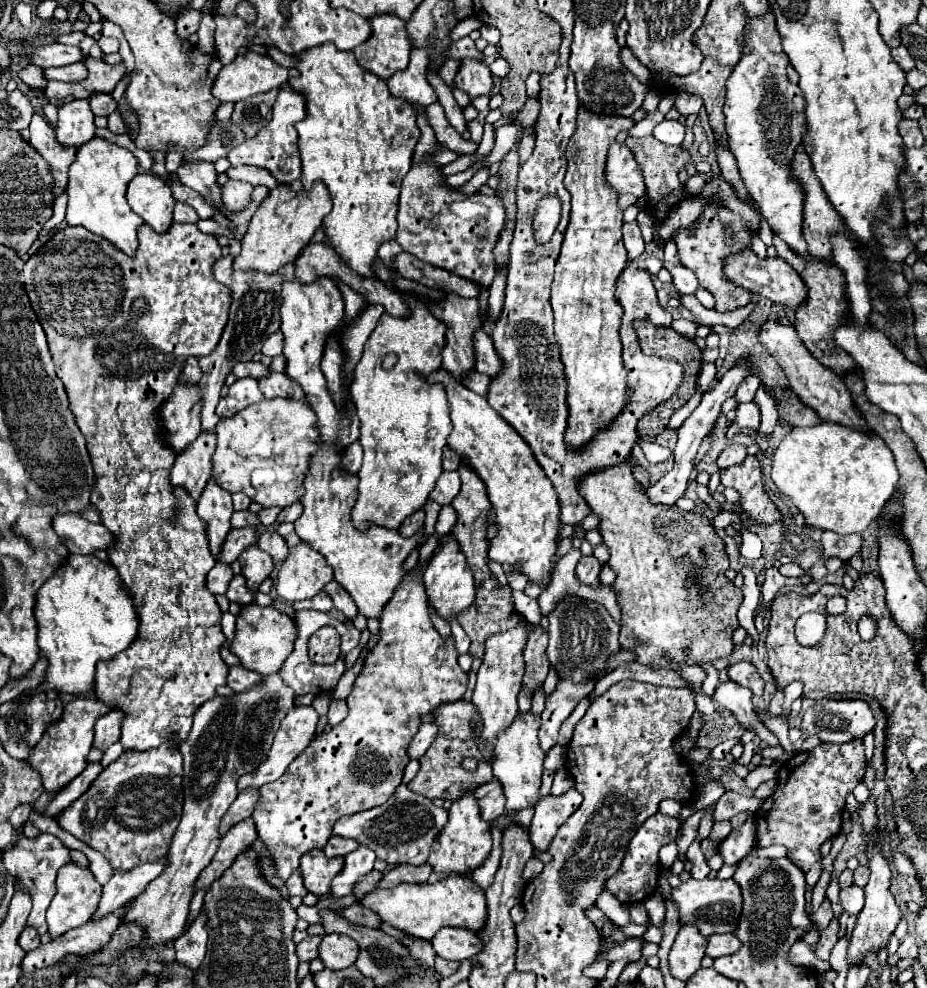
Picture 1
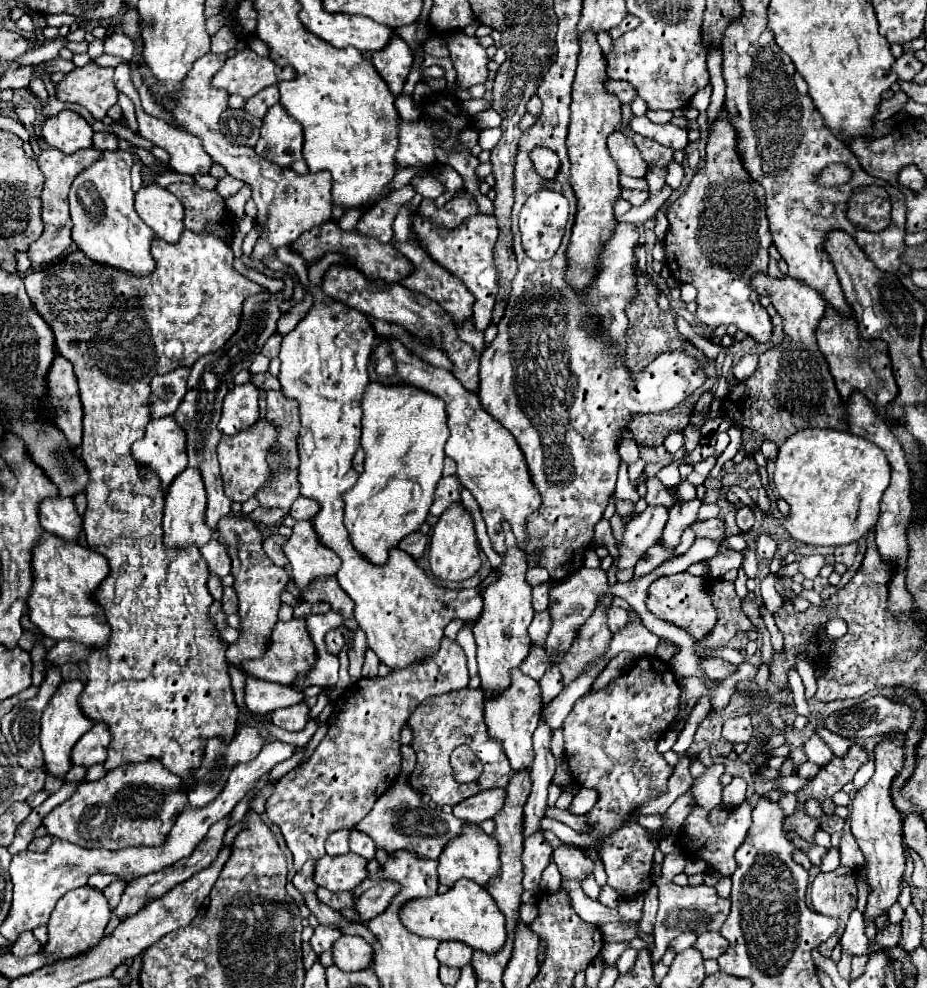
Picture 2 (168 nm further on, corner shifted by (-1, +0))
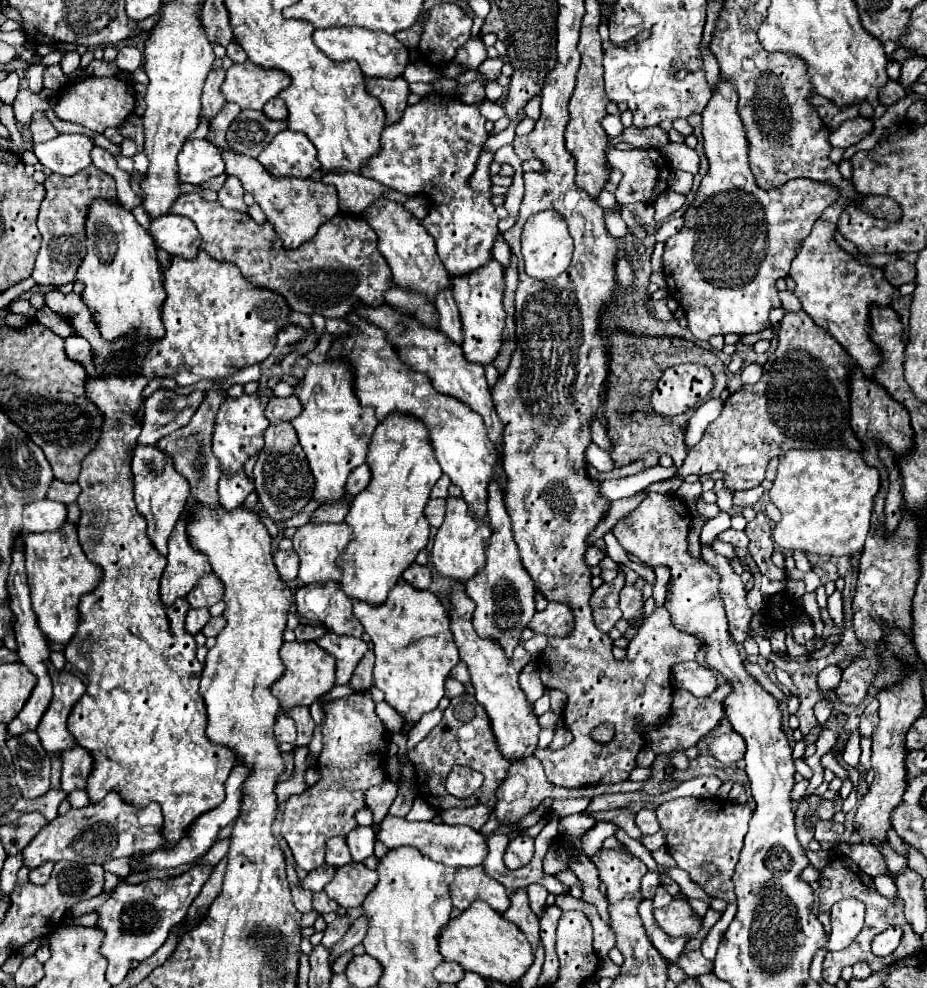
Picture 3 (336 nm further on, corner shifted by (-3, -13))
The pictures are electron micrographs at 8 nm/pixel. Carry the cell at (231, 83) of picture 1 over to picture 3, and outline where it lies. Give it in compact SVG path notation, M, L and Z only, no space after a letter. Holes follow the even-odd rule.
M245 60L227 70L221 92L227 102L235 102L241 110L263 110L265 102L275 98L291 84L283 70L267 70Z

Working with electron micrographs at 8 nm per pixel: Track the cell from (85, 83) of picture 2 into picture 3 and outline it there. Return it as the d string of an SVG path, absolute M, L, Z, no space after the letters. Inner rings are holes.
M89 76L87 80L69 84L57 100L57 106L53 108L55 116L61 120L69 120L75 124L81 124L93 132L103 132L109 126L119 126L127 120L127 116L135 108L135 98L129 92L129 86L123 80L117 78L97 78Z

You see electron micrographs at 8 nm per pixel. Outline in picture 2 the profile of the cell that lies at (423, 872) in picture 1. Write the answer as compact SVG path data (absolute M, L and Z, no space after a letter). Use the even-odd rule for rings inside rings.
M379 881L373 887L365 889L357 901L355 901L355 911L359 913L359 923L367 923L375 915L383 913L389 905L389 901L397 895L399 885L391 881Z

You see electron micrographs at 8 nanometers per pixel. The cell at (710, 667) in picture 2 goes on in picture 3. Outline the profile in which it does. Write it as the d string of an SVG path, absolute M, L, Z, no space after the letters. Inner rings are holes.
M681 662L671 668L671 680L675 688L685 688L695 696L711 696L715 692L717 676L711 668L699 666L697 662Z

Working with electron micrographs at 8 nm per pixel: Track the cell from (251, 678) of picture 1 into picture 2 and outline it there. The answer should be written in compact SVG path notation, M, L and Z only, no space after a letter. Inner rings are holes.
M247 677L245 685L245 703L253 713L267 713L279 707L291 707L303 701L303 693L295 687L283 687L277 683L269 683L263 679Z

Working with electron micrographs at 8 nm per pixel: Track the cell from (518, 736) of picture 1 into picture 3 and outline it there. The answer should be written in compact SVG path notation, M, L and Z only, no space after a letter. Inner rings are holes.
M457 584L451 590L451 604L453 604L451 630L455 636L455 644L459 648L461 660L469 668L471 682L475 688L475 698L485 708L485 712L489 716L491 730L497 740L497 748L507 760L521 762L527 756L535 754L537 734L541 730L539 722L537 722L537 714L533 710L533 704L527 700L525 692L521 690L521 686L517 682L521 668L527 662L531 662L533 658L519 646L519 648L515 648L511 660L503 660L503 652L499 652L499 648L495 648L495 644L475 636L475 630L471 626L471 612L475 610L475 604L471 604L471 598L467 598L463 584Z

